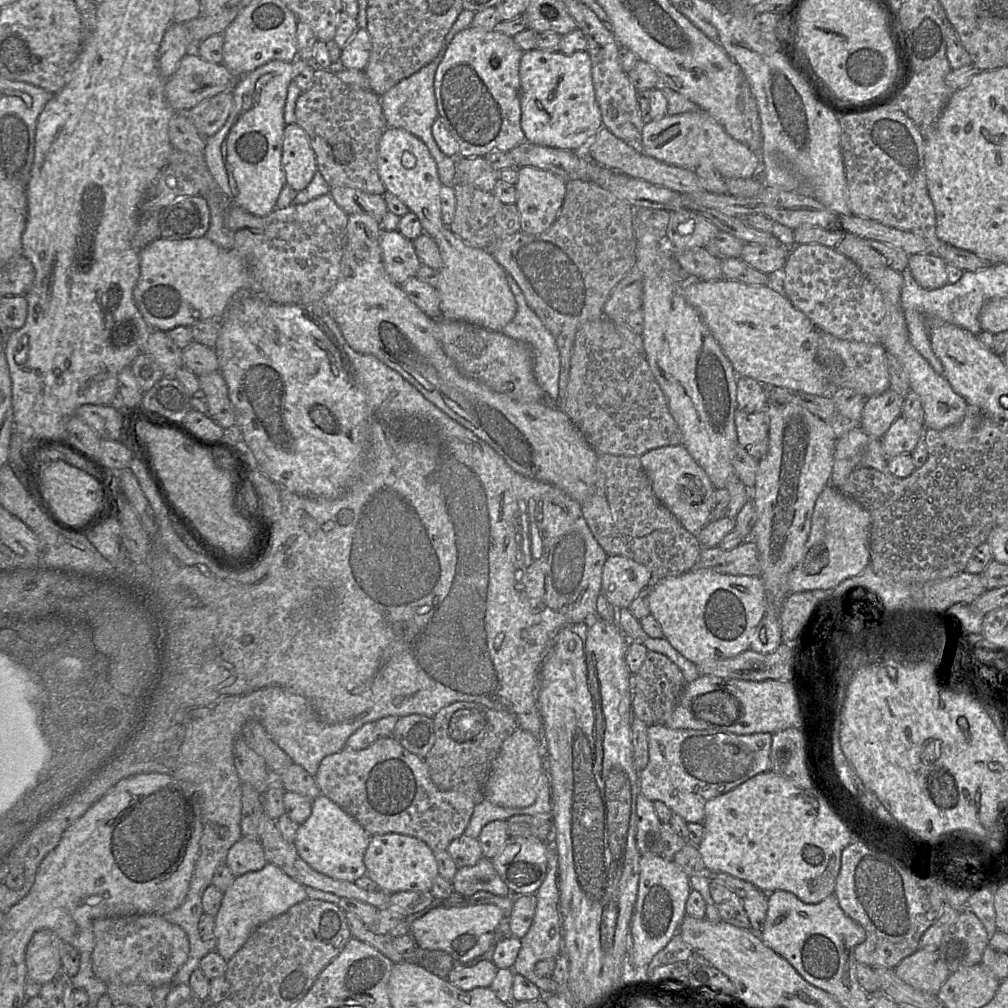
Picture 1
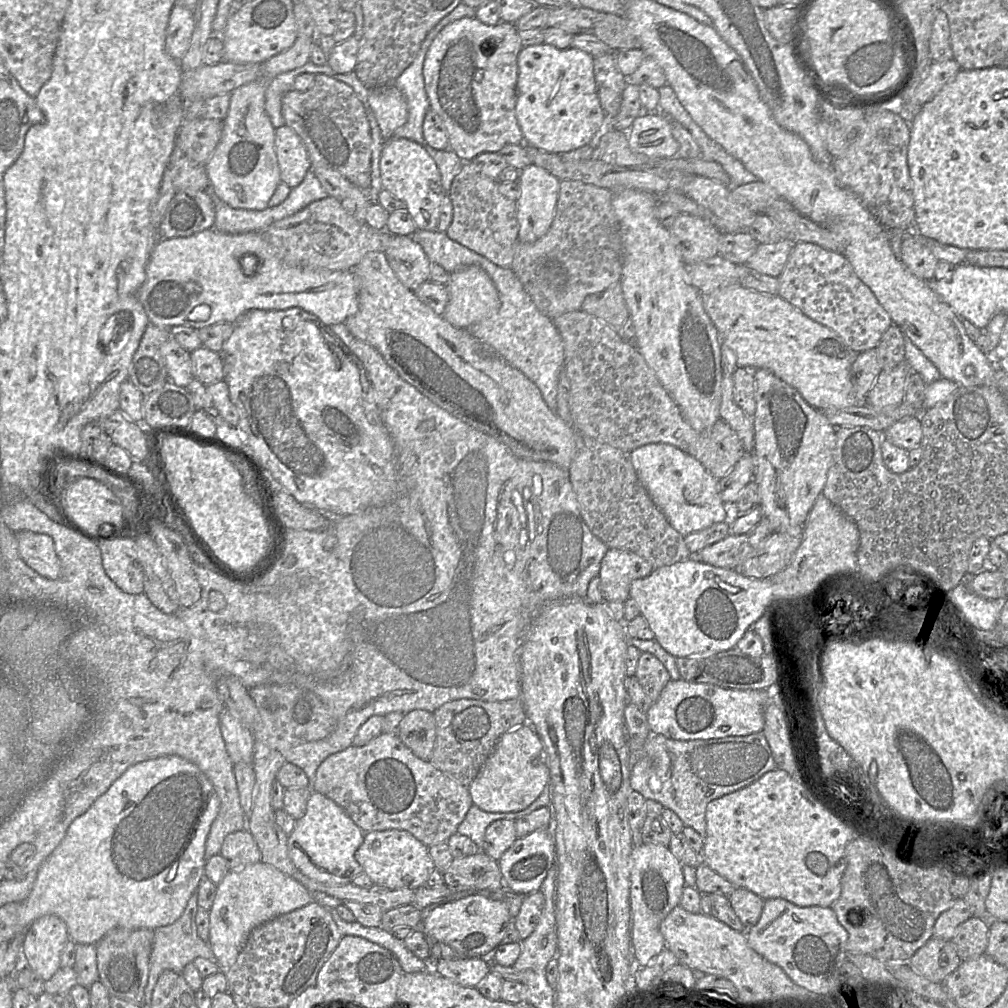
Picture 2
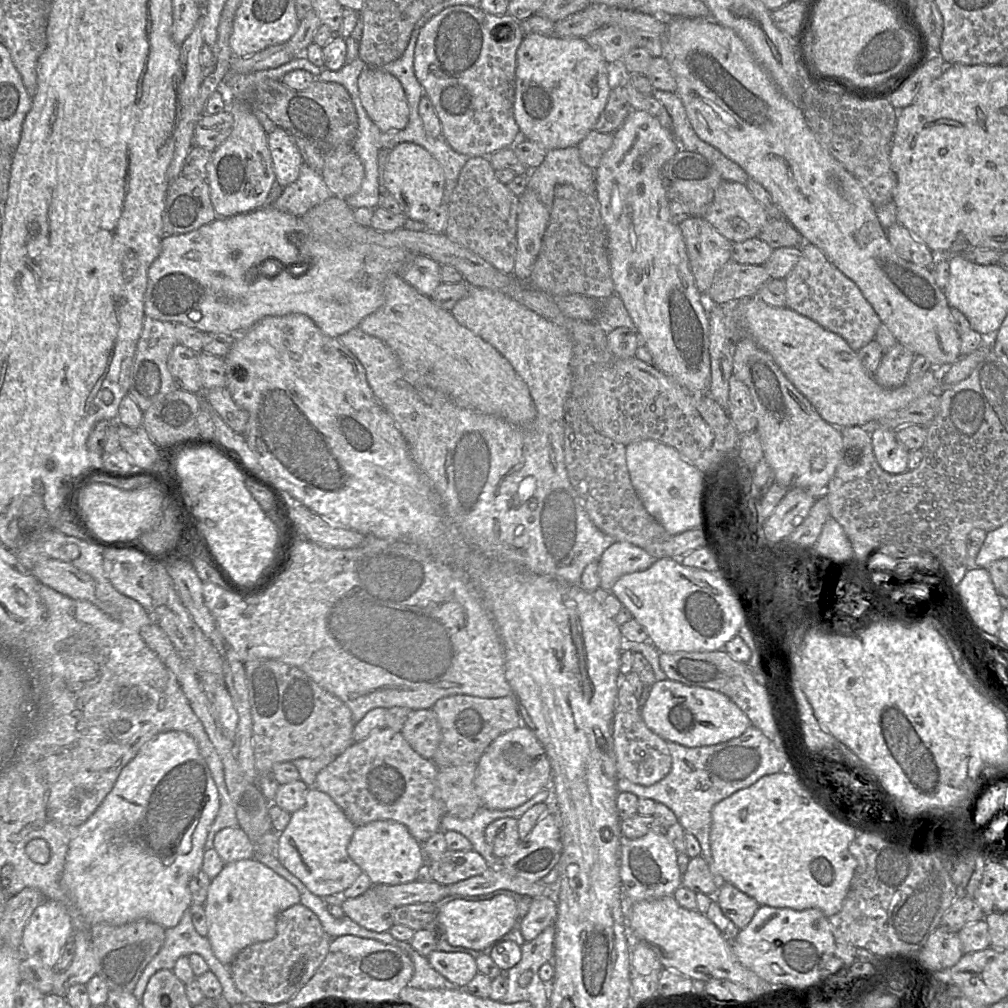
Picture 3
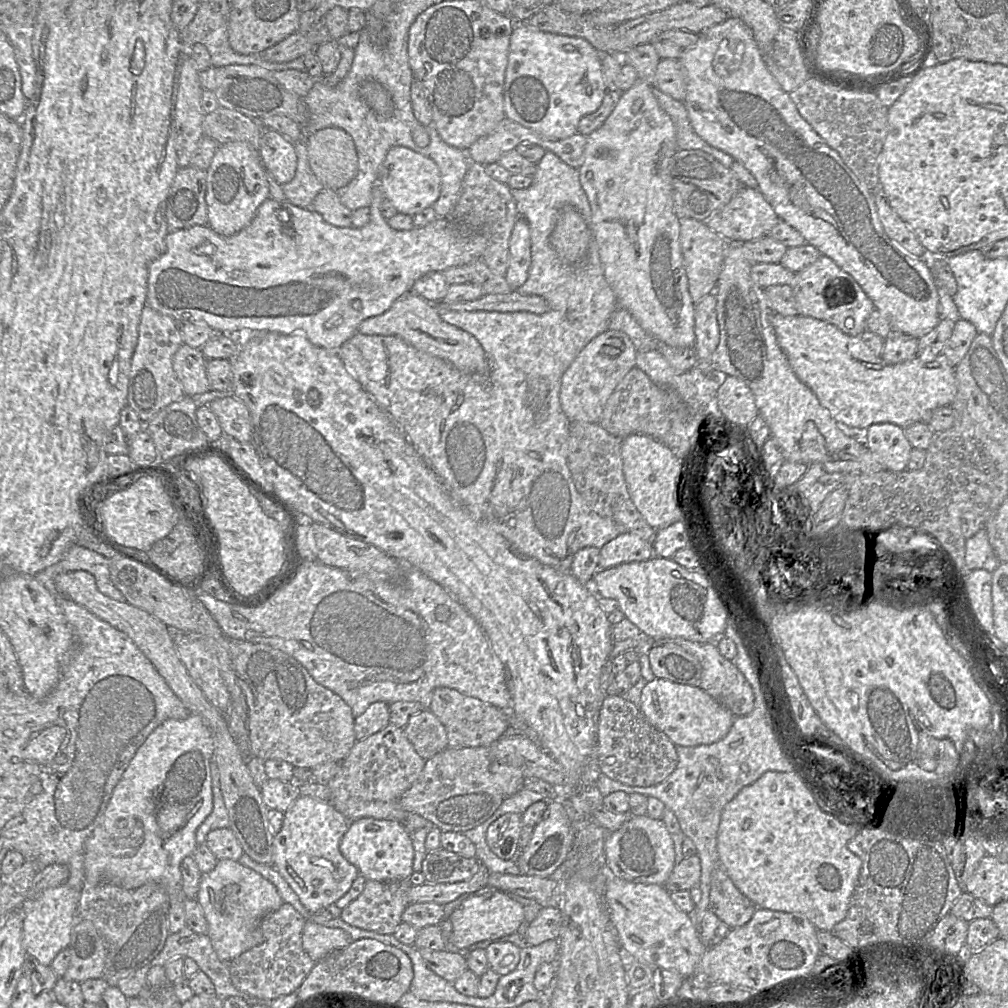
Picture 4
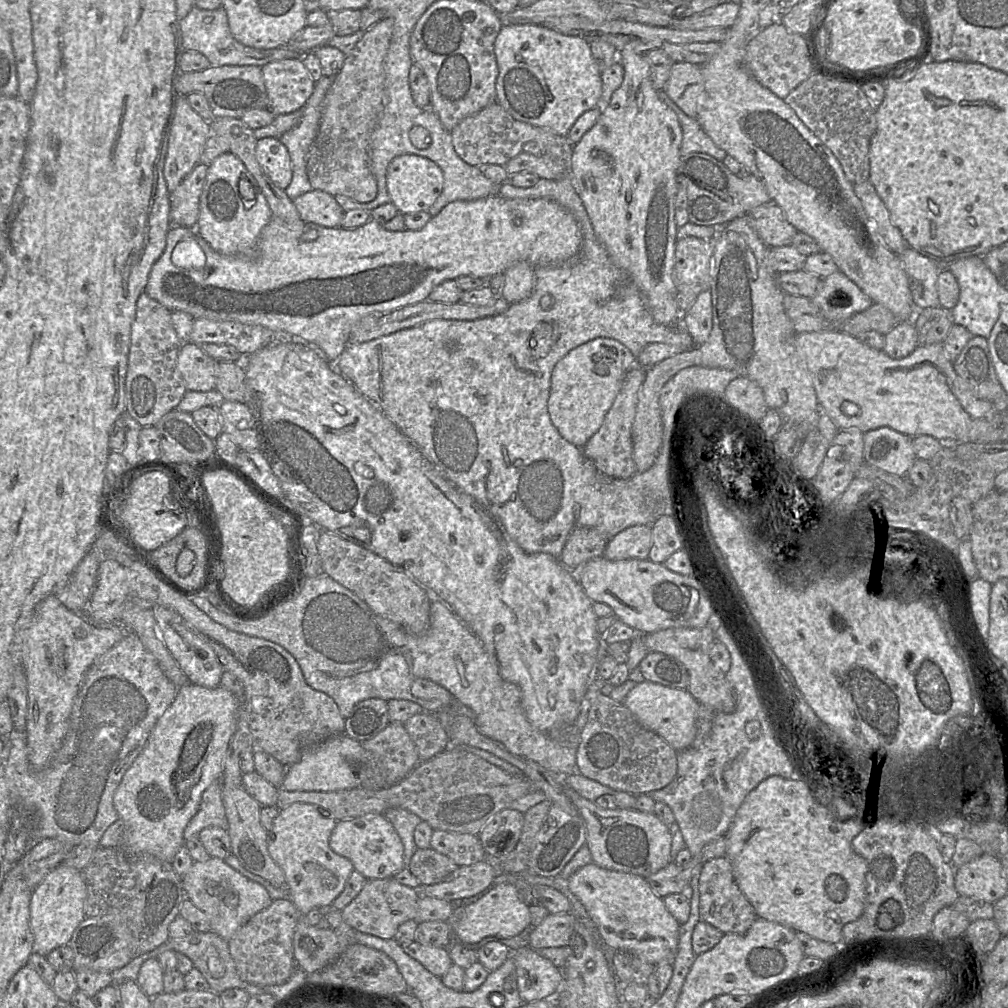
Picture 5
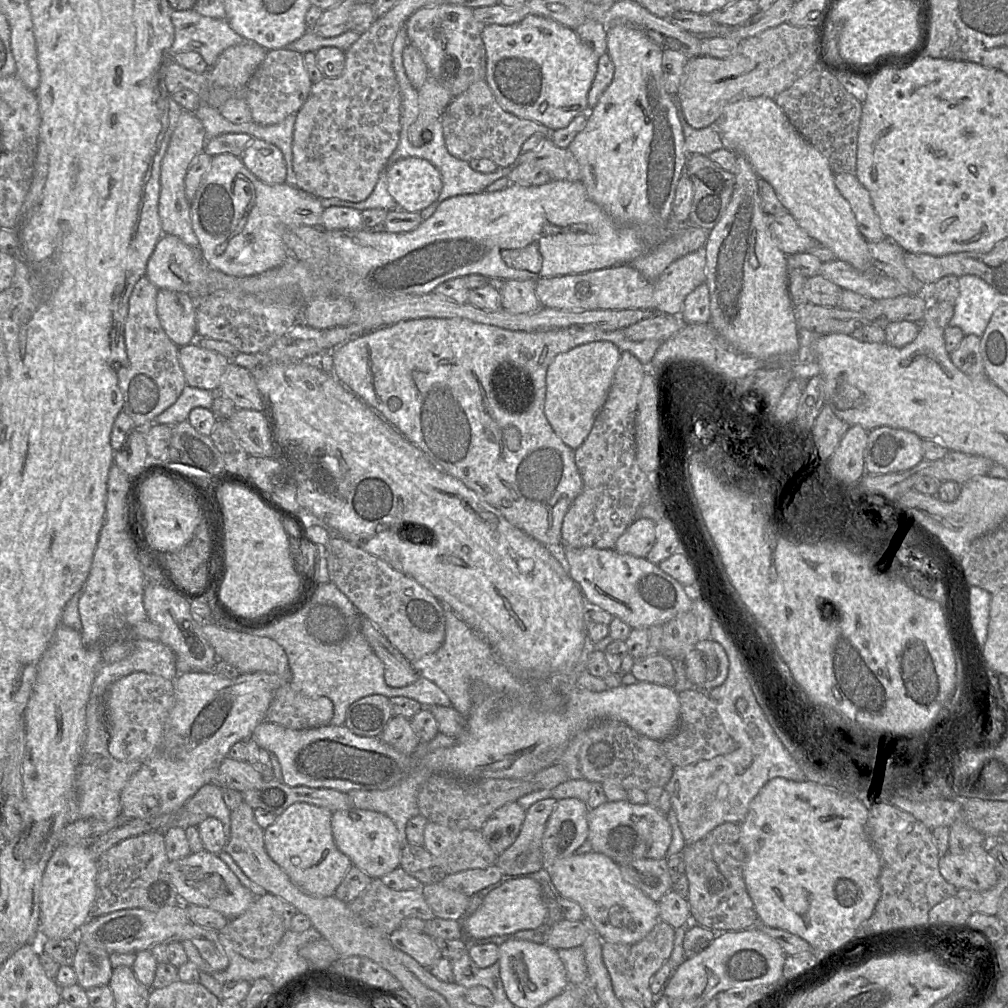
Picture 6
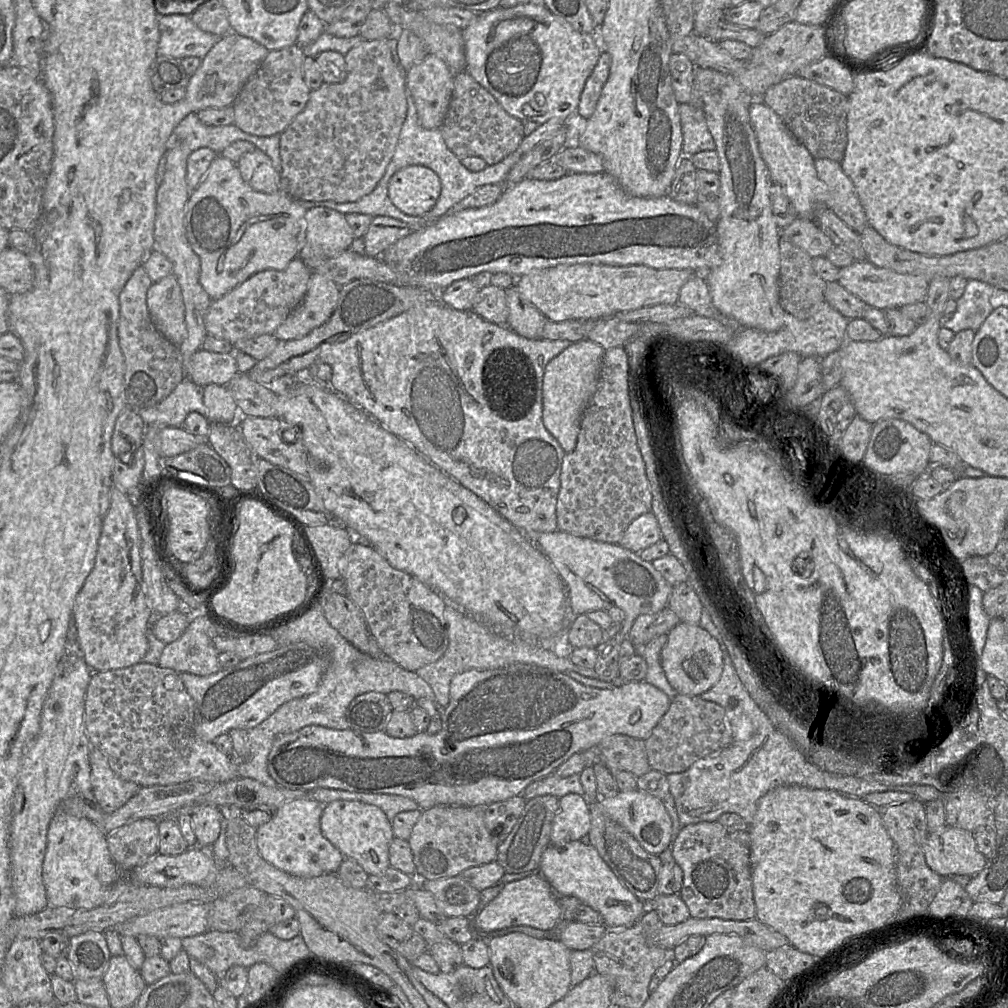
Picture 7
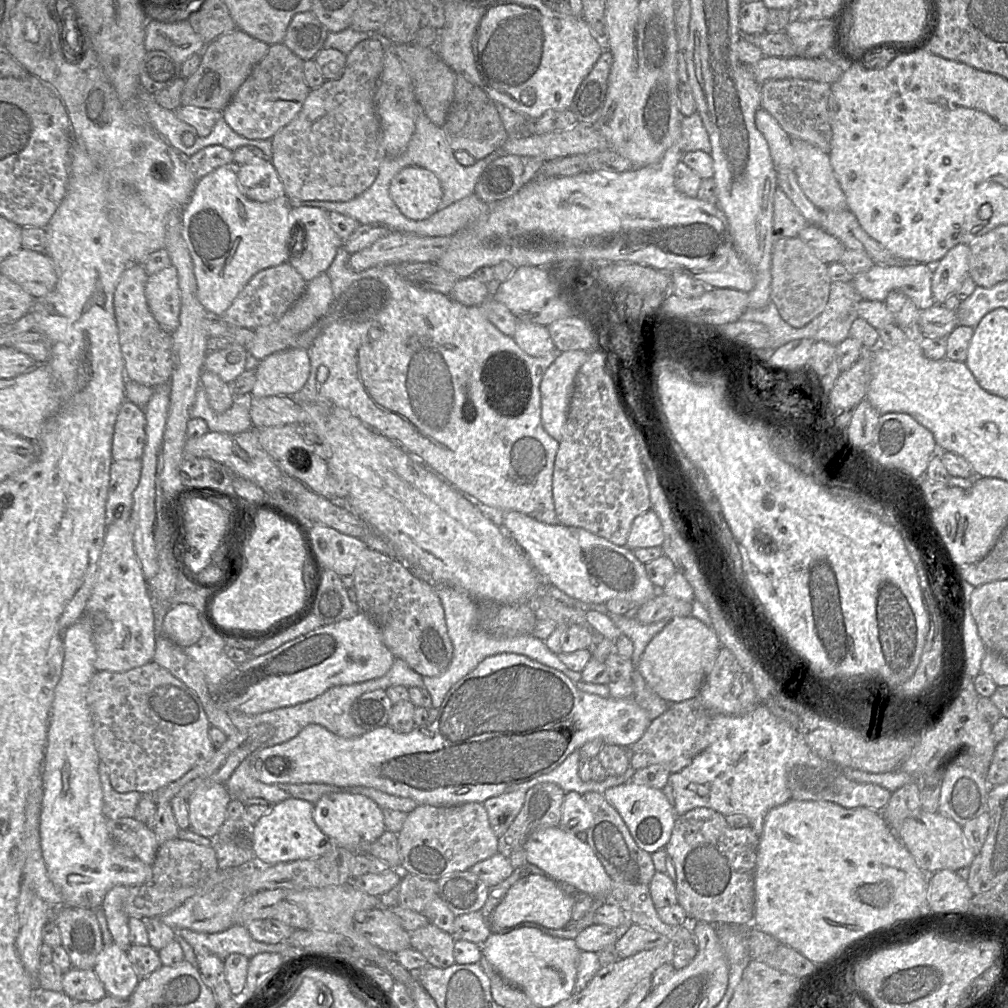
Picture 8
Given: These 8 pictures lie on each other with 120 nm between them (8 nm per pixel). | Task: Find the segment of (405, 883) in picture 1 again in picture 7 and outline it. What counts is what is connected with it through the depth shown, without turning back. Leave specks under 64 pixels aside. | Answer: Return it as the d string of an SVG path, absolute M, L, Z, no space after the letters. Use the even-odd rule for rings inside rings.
M336 800L323 805L322 835L343 855L354 859L368 875L383 873L389 864L389 846L394 839L391 821L377 806L359 801Z

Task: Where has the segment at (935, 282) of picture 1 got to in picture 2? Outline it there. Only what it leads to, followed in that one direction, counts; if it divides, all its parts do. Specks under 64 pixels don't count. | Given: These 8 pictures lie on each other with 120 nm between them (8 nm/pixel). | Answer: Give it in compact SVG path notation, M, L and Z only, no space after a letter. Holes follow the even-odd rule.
M905 237L901 242L900 257L905 267L916 277L934 279L938 259L924 244L913 237Z

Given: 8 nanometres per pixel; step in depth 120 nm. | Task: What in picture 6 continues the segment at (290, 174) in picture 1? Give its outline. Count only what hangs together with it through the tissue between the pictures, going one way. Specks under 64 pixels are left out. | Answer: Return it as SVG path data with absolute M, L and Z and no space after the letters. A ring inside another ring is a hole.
M254 139L240 157L246 168L267 185L286 181L287 168L282 151L275 145Z

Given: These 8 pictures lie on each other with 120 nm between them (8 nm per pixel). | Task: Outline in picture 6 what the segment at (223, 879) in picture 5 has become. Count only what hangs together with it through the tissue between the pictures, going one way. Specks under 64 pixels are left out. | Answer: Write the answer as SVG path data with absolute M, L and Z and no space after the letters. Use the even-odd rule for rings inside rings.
M205 849L191 853L185 858L170 861L167 872L184 904L211 908L229 920L245 912L256 899L218 855Z

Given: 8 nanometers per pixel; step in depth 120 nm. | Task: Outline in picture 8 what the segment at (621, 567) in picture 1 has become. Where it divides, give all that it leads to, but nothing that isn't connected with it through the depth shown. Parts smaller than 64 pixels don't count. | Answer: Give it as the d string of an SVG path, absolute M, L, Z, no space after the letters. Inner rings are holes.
M649 509L633 520L626 546L635 550L637 548L661 546L663 541L664 534L661 522L655 512Z

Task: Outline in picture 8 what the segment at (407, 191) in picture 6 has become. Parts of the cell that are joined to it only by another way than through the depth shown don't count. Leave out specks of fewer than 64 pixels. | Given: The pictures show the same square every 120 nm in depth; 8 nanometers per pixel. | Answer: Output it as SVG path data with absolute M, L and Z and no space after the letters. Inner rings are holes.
M409 166L392 179L390 196L405 217L424 220L438 211L443 190L432 171Z

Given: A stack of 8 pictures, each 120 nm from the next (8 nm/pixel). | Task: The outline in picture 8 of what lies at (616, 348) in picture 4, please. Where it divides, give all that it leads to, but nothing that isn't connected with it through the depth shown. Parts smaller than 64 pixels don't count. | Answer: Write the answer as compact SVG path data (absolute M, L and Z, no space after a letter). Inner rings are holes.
M582 350L561 352L540 383L542 426L558 443L567 420L575 377L587 358L588 353Z

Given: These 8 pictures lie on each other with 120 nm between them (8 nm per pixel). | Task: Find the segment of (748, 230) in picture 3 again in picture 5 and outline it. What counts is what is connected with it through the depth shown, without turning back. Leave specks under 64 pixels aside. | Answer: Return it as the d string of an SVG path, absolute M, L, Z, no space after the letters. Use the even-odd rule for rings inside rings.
M773 203L758 206L744 216L747 216L749 225L768 247L791 245L798 233L786 219L783 210Z

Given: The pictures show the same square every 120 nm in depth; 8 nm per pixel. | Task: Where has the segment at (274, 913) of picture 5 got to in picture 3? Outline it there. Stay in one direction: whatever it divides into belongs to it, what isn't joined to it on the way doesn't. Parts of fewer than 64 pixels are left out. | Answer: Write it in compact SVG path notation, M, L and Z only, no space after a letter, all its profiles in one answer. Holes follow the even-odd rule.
M300 903L293 905L278 915L273 939L252 944L237 954L230 964L232 979L237 989L254 1001L266 1004L288 1002L322 964L331 939L310 909Z

